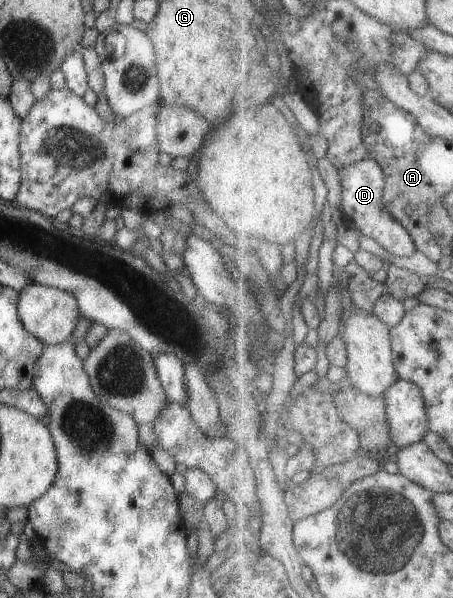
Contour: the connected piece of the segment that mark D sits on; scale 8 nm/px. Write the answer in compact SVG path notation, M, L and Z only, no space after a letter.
M376 159L362 160L361 163L341 168L342 184L344 186L343 204L350 222L354 222L357 228L366 236L375 239L383 248L396 256L414 256L419 248L410 230L402 224L389 208L386 208L385 168Z

